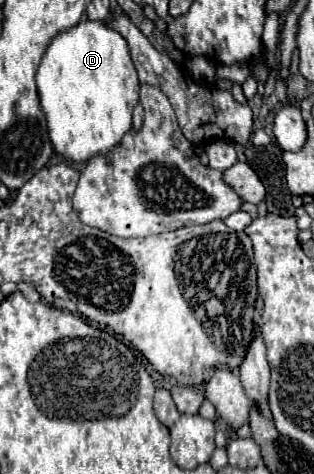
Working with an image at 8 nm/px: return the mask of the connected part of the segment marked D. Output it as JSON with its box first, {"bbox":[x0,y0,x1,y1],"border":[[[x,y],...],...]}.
{"bbox":[37,20,139,162],"border":[[[81,20],[71,30],[53,38],[37,70],[37,92],[55,154],[73,162],[87,162],[97,154],[107,154],[131,130],[131,112],[139,102],[139,80],[125,38],[103,22]]]}

